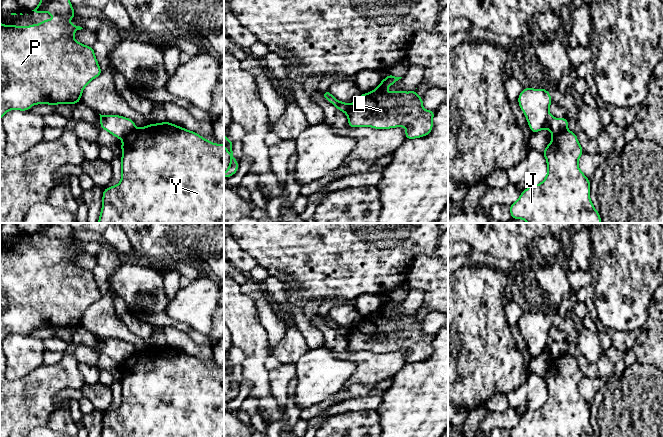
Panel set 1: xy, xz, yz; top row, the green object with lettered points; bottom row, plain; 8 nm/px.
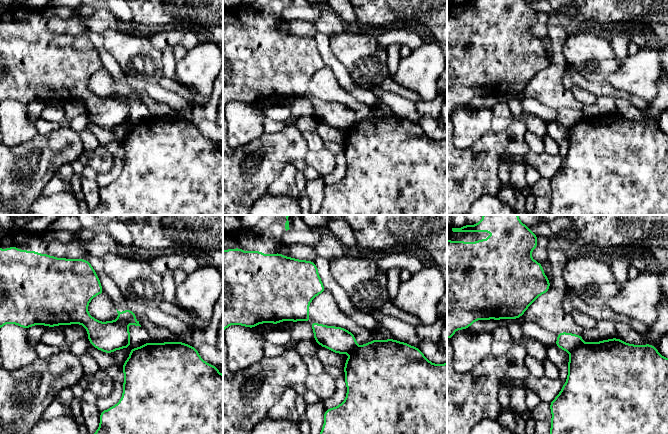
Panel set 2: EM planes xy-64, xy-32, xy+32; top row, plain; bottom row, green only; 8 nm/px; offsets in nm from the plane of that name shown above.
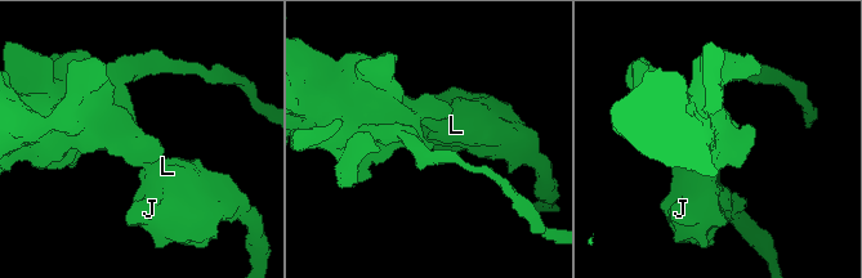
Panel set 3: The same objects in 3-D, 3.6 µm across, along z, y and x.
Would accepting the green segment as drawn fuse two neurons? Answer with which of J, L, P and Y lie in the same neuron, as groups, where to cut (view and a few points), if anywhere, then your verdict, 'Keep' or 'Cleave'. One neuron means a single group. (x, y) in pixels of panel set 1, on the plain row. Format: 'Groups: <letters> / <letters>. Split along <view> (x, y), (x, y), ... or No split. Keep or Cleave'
Groups: J L Y / P. Split along yz (567, 352), (559, 358), (552, 360). Cleave

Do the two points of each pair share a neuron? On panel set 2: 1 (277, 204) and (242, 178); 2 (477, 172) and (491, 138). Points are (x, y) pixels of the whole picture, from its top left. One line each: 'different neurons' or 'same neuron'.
1: different neurons
2: same neuron

